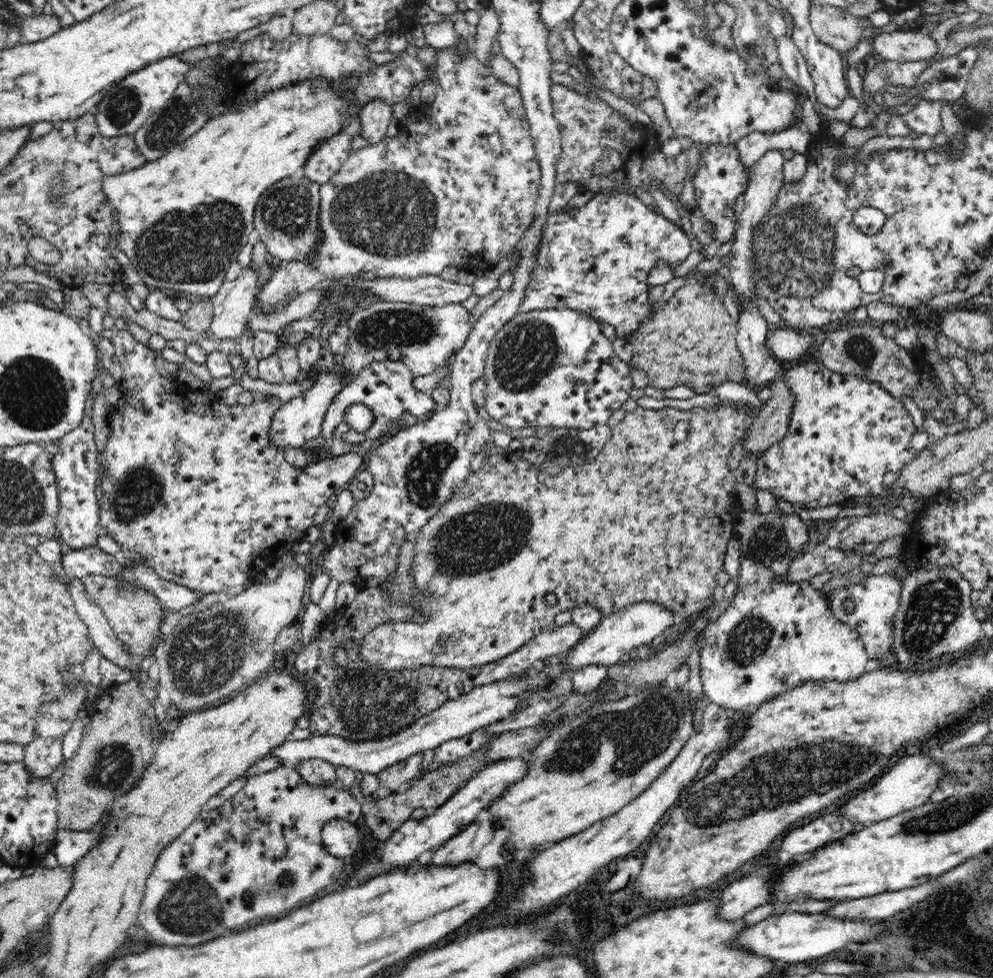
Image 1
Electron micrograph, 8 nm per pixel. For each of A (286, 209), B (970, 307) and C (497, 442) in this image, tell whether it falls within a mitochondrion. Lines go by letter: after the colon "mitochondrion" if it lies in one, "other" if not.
A: mitochondrion
B: other
C: other

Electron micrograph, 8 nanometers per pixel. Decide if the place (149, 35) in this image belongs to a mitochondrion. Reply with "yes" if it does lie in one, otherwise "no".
no

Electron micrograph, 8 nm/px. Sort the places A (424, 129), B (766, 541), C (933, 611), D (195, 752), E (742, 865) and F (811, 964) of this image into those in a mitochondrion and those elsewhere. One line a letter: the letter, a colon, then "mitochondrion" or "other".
A: other
B: mitochondrion
C: mitochondrion
D: other
E: other
F: other

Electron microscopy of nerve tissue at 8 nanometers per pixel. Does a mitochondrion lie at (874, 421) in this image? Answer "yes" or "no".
no

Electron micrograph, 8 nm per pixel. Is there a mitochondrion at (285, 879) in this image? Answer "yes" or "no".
yes

